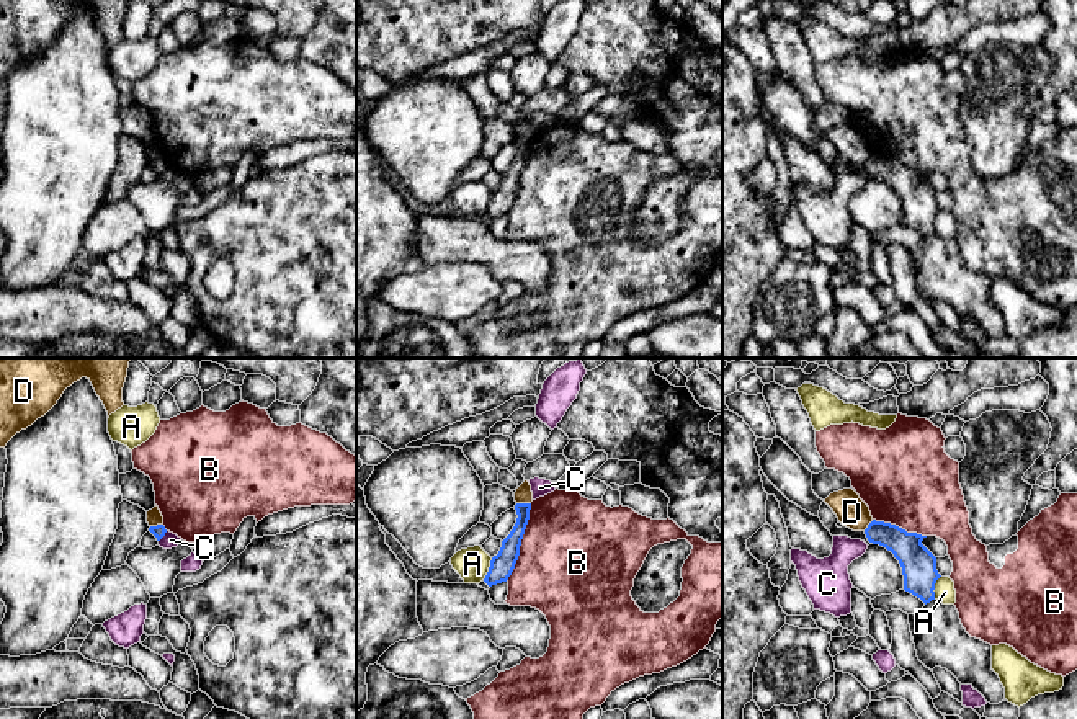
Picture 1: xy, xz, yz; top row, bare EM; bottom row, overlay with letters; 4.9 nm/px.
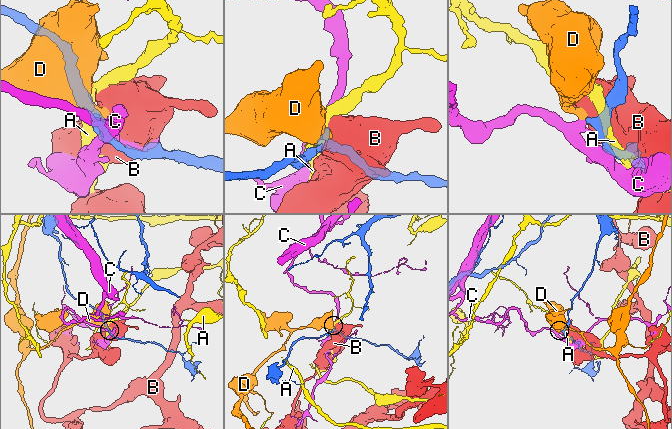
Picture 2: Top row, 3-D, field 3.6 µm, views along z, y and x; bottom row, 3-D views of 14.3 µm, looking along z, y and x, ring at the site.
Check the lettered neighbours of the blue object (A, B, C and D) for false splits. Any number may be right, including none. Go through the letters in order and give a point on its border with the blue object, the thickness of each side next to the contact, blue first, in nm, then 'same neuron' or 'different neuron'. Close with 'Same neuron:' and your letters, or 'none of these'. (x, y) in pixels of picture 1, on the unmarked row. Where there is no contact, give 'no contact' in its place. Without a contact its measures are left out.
A: meets blue in yz at (933, 221); 180 nm thick on the blue side, 100 nm on the other; different neuron
B: meets blue in xz at (520, 177); 120 nm thick on the blue side, 500 nm on the other; different neuron
C: meets blue in xy at (164, 169); 70 nm thick on the blue side, 70 nm on the other; different neuron
D: meets blue in xz at (523, 138); 100 nm thick on the blue side, 90 nm on the other; different neuron
Same neuron: none of these

